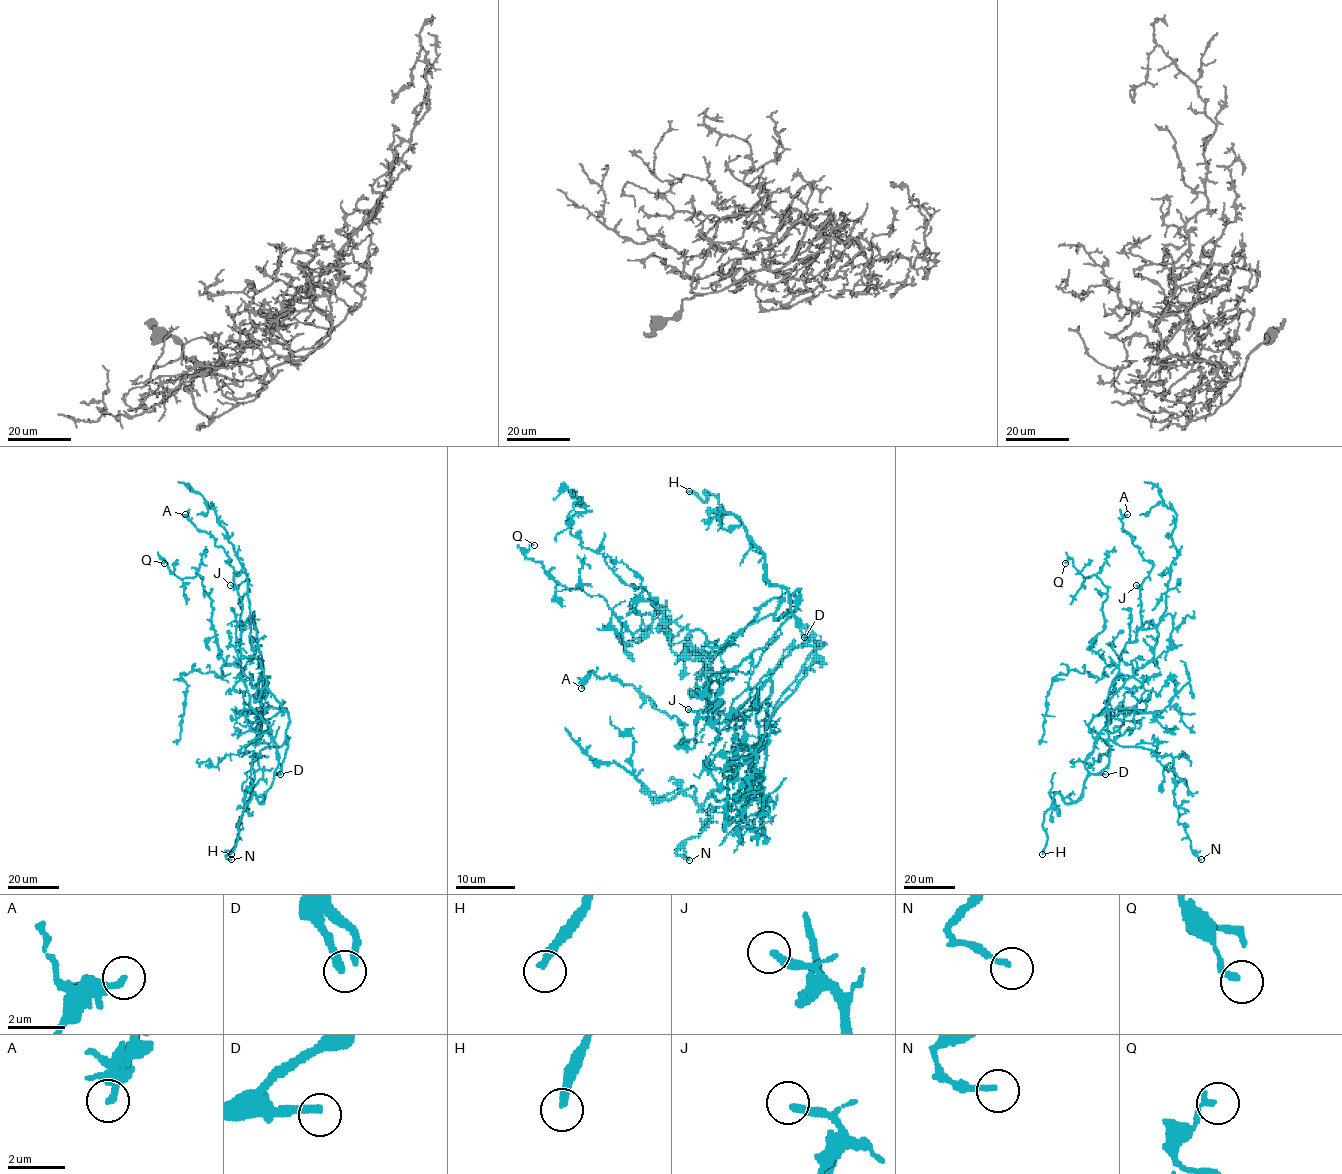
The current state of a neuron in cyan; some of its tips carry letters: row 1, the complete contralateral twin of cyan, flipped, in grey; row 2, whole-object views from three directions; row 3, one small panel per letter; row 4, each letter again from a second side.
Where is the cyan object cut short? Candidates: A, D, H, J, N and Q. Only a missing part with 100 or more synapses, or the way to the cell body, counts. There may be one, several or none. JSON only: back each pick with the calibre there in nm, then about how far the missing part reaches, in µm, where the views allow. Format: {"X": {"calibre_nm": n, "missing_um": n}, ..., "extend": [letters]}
{"D": {"calibre_nm": 280, "missing_um": 120}, "H": {"calibre_nm": 280, "missing_um": 35}, "extend": ["D", "H"]}

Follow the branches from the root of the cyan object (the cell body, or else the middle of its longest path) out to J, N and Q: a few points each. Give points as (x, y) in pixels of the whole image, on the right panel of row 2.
J: (1106, 766), (1090, 774), (1085, 766), (1098, 734), (1089, 723), (1107, 705), (1121, 652), (1141, 625), (1136, 585)
N: (1106, 766), (1110, 739), (1123, 747), (1171, 756), (1178, 822), (1185, 827), (1191, 849), (1201, 859)
Q: (1106, 766), (1090, 774), (1085, 759), (1098, 734), (1089, 723), (1119, 671), (1091, 648), (1108, 589), (1065, 563)

